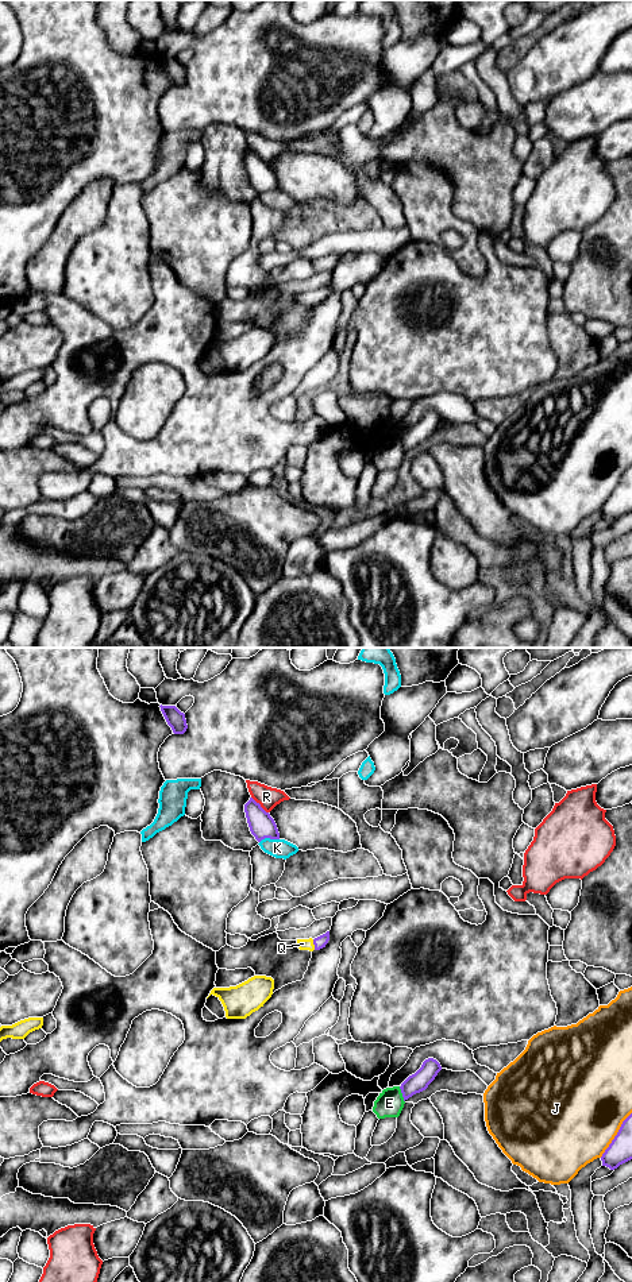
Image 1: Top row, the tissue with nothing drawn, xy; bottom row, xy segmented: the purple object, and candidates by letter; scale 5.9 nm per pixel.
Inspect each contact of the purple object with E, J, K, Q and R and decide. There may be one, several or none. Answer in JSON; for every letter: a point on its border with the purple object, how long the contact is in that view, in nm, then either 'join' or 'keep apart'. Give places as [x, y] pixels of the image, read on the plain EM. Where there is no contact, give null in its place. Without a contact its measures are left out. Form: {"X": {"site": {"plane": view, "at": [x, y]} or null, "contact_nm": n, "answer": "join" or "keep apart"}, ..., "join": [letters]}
{"E": {"site": {"plane": "xy", "at": [403, 447]}, "contact_nm": 100, "answer": "keep apart"}, "J": {"site": {"plane": "xy", "at": [616, 487]}, "contact_nm": 320, "answer": "keep apart"}, "K": {"site": {"plane": "xy", "at": [269, 189]}, "contact_nm": 120, "answer": "keep apart"}, "Q": {"site": {"plane": "xy", "at": [313, 296]}, "contact_nm": 70, "answer": "join"}, "R": {"site": {"plane": "xy", "at": [259, 157]}, "contact_nm": 140, "answer": "keep apart"}, "join": ["Q"]}

